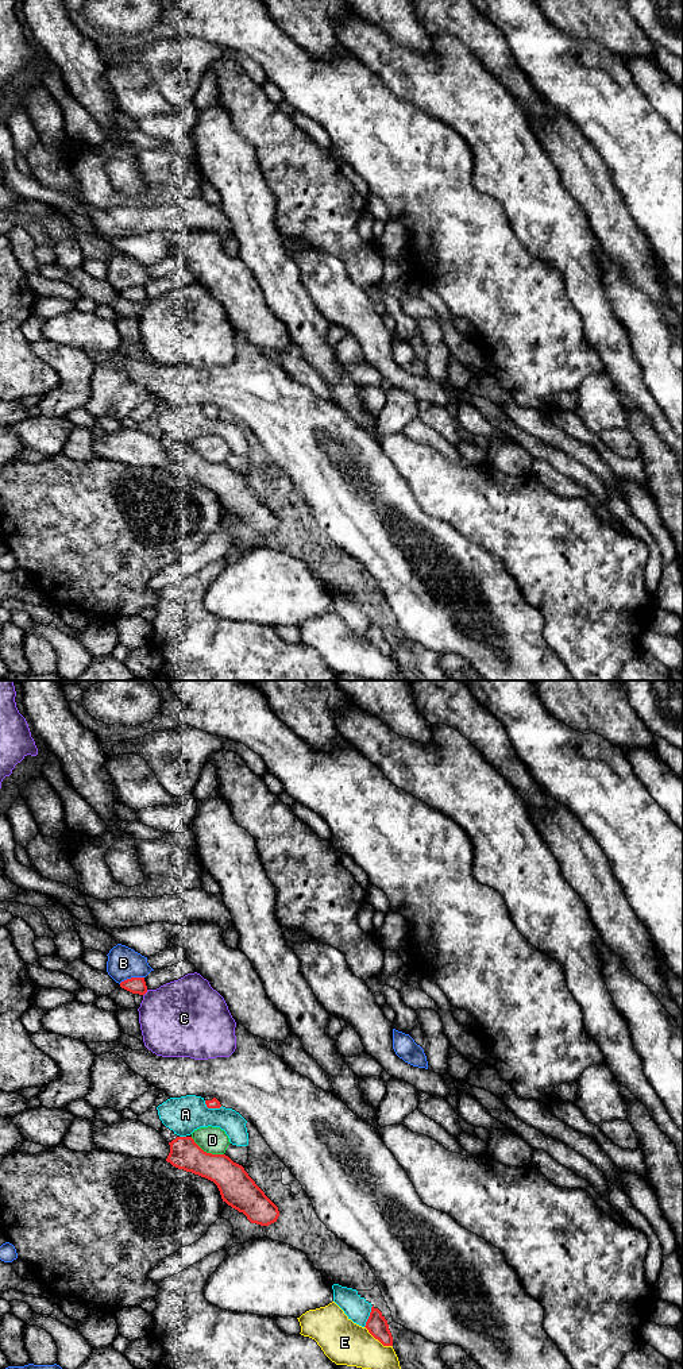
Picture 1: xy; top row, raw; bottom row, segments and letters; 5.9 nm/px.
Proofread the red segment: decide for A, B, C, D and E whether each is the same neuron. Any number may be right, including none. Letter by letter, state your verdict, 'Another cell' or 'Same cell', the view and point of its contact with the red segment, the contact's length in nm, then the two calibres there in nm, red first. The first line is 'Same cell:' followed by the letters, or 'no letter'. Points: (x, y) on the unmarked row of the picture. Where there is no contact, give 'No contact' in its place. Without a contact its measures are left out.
Same cell: no letter
A: Another cell. Touches red at xy (212, 416). Shared border 120 nm. Thickness 60 nm (red) against 220 nm
B: Another cell. Touches red at xy (131, 286). Shared border 160 nm. Thickness 100 nm (red) against 190 nm
C: Another cell. Touches red at xy (146, 300). Shared border 50 nm. Thickness 100 nm (red) against 440 nm
D: Another cell. Touches red at xy (205, 461). Shared border 220 nm. Thickness 200 nm (red) against 160 nm
E: Another cell. Touches red at xy (378, 648). Shared border 200 nm. Thickness 120 nm (red) against 260 nm

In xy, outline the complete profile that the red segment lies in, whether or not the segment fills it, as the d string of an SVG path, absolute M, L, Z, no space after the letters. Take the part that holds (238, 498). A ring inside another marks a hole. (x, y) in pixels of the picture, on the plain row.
M177 446L166 467L173 475L213 490L225 510L243 521L251 532L269 535L279 525L278 516L248 485L244 477L225 463L204 460L192 446Z

